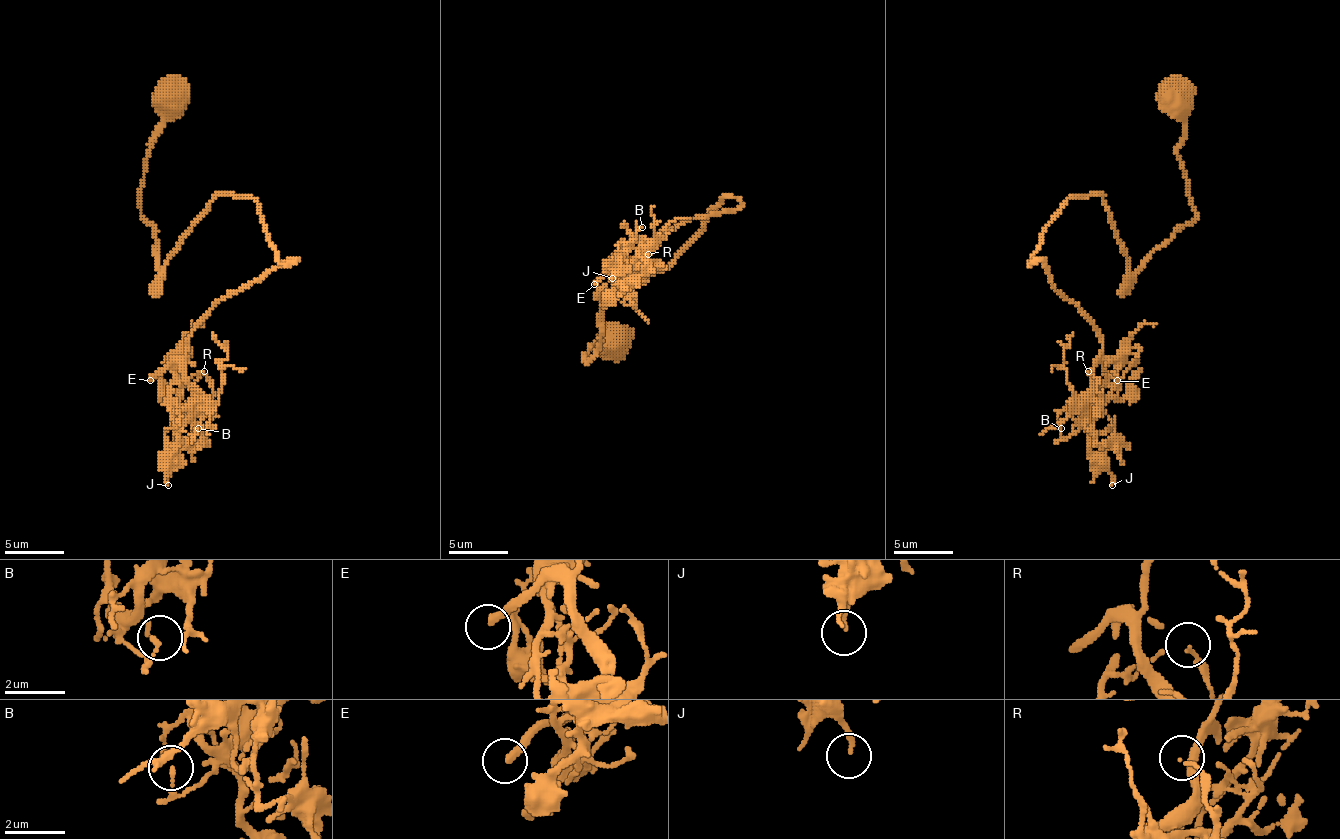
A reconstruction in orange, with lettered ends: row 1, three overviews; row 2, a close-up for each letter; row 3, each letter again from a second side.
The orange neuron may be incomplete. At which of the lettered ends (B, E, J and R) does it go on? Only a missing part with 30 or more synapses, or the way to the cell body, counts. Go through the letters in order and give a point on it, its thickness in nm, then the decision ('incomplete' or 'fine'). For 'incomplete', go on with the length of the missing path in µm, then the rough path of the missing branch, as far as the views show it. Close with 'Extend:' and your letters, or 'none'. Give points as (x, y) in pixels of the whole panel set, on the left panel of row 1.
B: place (198, 428); calibre 100 nm; fine
E: place (150, 380); calibre 280 nm; incomplete; missing 50 µm
J: place (168, 485); calibre 180 nm; fine
R: place (204, 371); calibre 110 nm; fine
Extend: E

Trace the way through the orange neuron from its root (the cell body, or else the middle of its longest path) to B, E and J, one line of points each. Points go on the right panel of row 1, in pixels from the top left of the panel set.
B: (1058, 216), (1031, 264), (1046, 264), (1055, 288), (1103, 339), (1082, 425), (1070, 437), (1061, 428)
E: (1058, 216), (1046, 228), (1031, 264), (1043, 261), (1055, 288), (1100, 333), (1100, 359), (1117, 380)
J: (1058, 216), (1031, 264), (1046, 264), (1055, 288), (1103, 339), (1088, 452), (1112, 485)

